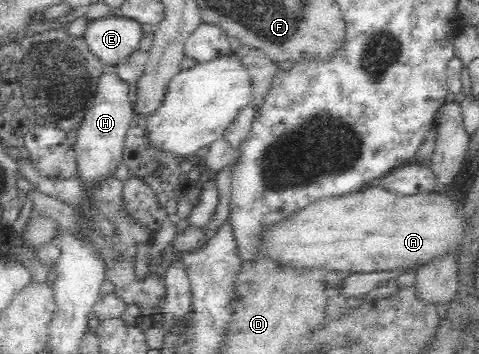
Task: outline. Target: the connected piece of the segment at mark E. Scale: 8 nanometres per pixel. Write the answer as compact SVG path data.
M106 16L89 21L84 40L102 63L114 65L139 50L142 34L139 21L122 16Z

